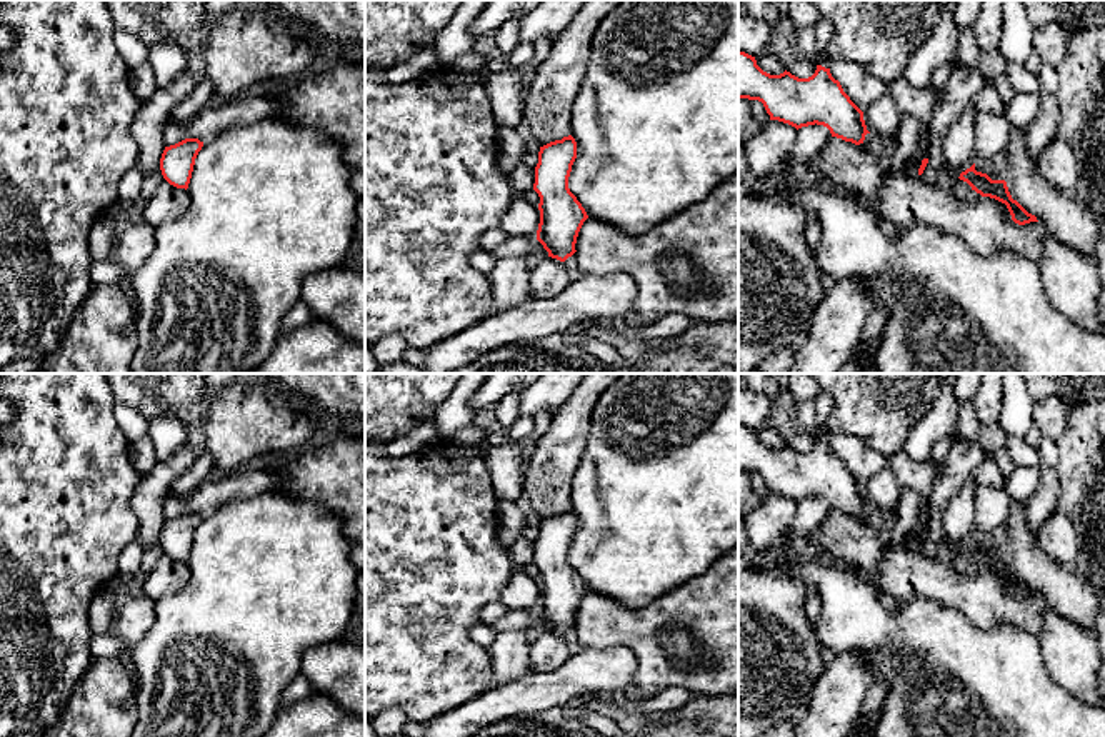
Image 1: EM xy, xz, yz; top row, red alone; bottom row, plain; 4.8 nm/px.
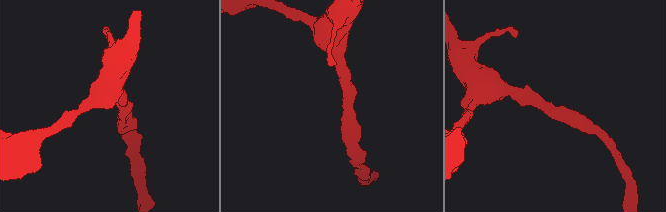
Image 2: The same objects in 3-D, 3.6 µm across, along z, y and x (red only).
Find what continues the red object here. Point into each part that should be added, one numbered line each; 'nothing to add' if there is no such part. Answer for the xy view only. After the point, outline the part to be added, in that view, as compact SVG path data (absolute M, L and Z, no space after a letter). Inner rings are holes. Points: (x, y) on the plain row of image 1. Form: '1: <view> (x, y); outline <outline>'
nothing to add

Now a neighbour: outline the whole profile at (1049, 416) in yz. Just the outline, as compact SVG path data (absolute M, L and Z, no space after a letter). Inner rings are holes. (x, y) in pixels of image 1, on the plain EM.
M1057 397L1033 404L1032 417L1042 439L1057 442L1065 430L1067 415L1068 409L1065 402Z

